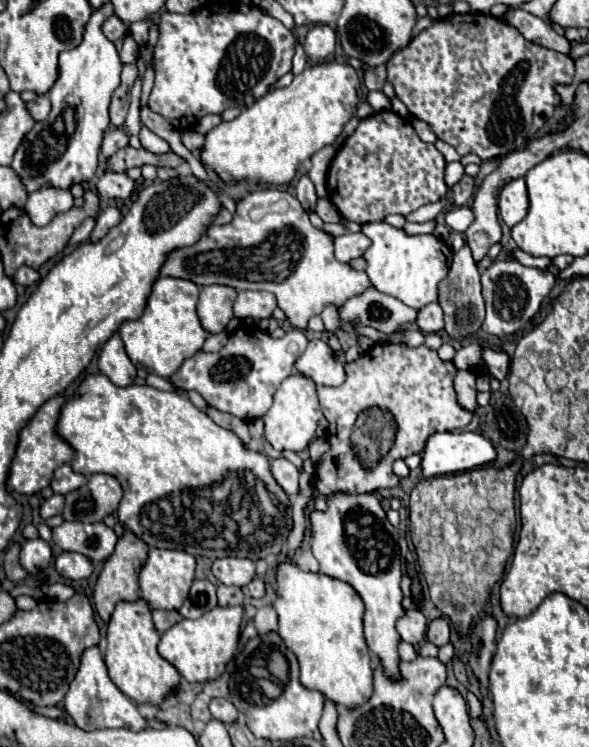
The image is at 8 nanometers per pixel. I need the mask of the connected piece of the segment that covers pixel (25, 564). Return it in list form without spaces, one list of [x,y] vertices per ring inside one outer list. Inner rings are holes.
[[[36,538],[36,540],[26,540],[22,544],[22,550],[20,550],[20,564],[26,572],[36,572],[36,570],[42,570],[48,566],[52,558],[52,550],[48,546],[48,542],[44,542],[42,538]]]

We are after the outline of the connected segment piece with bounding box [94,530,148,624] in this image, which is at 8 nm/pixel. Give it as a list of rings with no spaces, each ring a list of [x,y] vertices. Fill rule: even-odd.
[[[126,530],[126,534],[118,540],[114,554],[106,560],[96,588],[94,588],[94,606],[98,616],[108,624],[114,608],[118,602],[136,602],[140,598],[140,590],[138,590],[138,572],[142,568],[142,564],[146,562],[148,556],[148,544],[144,544],[140,538],[136,538],[132,532]]]

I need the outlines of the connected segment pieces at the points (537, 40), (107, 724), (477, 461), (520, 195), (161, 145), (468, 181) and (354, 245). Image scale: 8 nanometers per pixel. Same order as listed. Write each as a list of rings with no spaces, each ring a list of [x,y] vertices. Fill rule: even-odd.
[[[516,8],[512,12],[506,12],[504,20],[508,24],[512,24],[514,28],[518,28],[518,32],[532,44],[540,44],[544,48],[550,48],[550,50],[556,50],[562,54],[570,52],[570,42],[564,36],[560,36],[558,32],[554,32],[546,20],[530,14],[530,12]]]
[[[98,646],[86,648],[80,658],[80,668],[70,684],[70,690],[64,698],[64,710],[70,714],[74,724],[82,730],[98,730],[98,728],[128,728],[128,730],[144,730],[148,722],[138,712],[136,704],[128,700],[108,678],[104,658]]]
[[[434,432],[422,452],[422,476],[464,472],[496,458],[494,446],[478,432]]]
[[[524,178],[512,180],[508,186],[502,188],[500,198],[498,198],[498,206],[500,206],[500,218],[508,226],[518,224],[526,216],[526,212],[528,212],[528,194],[526,194]]]
[[[140,128],[140,142],[142,142],[142,146],[148,150],[148,152],[152,152],[152,154],[168,154],[172,148],[170,148],[170,144],[166,142],[166,140],[162,140],[160,136],[156,136],[152,130],[148,130],[148,128]]]
[[[464,174],[462,180],[452,188],[452,194],[454,194],[454,204],[464,206],[464,202],[468,202],[470,196],[474,194],[474,178]]]
[[[346,232],[334,238],[334,252],[340,262],[348,262],[352,258],[362,256],[368,246],[370,246],[370,240],[362,232]]]

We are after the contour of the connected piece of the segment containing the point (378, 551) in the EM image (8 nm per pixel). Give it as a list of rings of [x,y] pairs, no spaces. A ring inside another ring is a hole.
[[[332,492],[326,498],[326,510],[310,512],[312,526],[312,554],[320,562],[320,572],[348,582],[364,600],[364,636],[368,648],[380,656],[382,666],[390,678],[398,676],[398,642],[396,620],[404,614],[402,602],[402,570],[398,530],[390,524],[380,500],[374,494]]]

